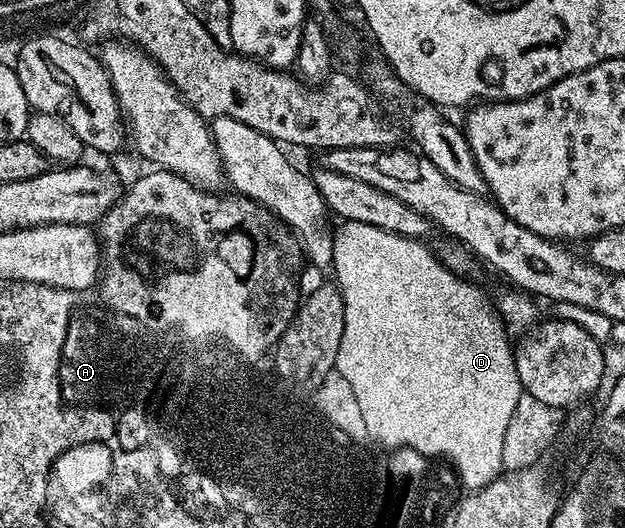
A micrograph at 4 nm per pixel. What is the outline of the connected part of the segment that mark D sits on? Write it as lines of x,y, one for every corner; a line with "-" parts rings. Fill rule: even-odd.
350,220
344,221
340,225
341,229
336,229
334,240
334,258
332,265
332,275
335,277
335,283
337,289
341,292
341,297
343,298
343,306
345,307
345,321
343,322
343,338
339,342
339,354
337,355
337,367
336,372
341,374
343,378
351,384
351,391
355,394
355,400
359,404
360,413
363,414
363,421
367,424
367,430
369,431
370,437
374,441
376,439
386,450
394,450
399,448
413,448
415,451
419,451
428,458
434,458
434,456
446,456
451,463
457,467
457,472
461,475
461,480
463,483
469,487
469,490
476,490
479,488
486,488
486,486
493,480
496,480
498,476
502,475
503,472
503,438
507,438
507,425
511,422
511,414
515,414
515,405
519,402
519,398
523,395
523,389
521,383
519,382
519,370
515,366
515,358
513,353
515,351
514,345
509,344
509,339
511,339
510,333
505,327
505,321
501,319
498,309
476,288
473,284
468,284
470,281
468,279
456,276
454,272
449,272
441,263
437,260
436,256
433,255
430,245
428,243
422,242
421,240
412,240
406,236
400,236
399,234
391,234
387,230
379,230
379,226
367,226
363,222
351,222

